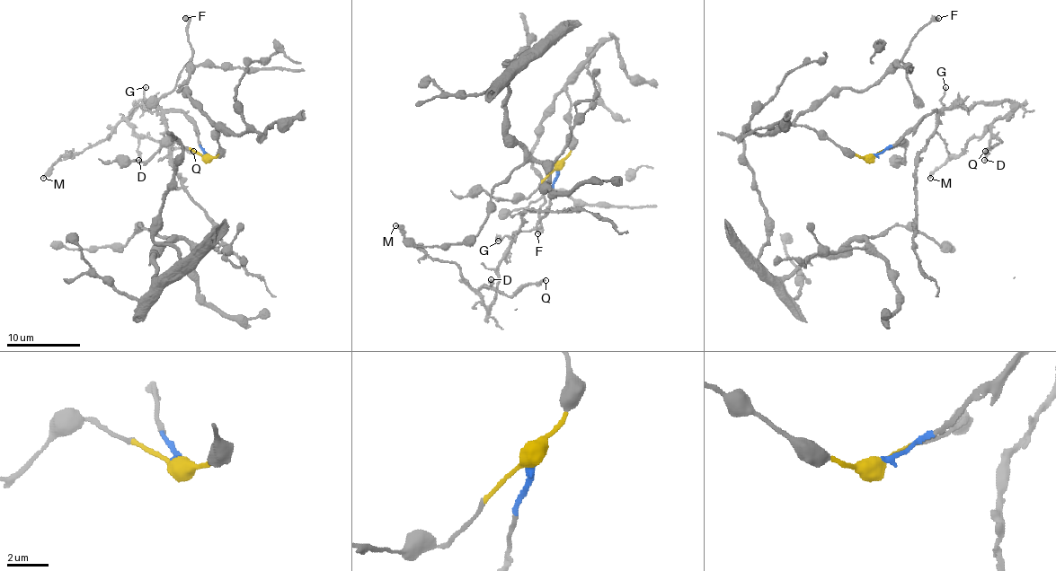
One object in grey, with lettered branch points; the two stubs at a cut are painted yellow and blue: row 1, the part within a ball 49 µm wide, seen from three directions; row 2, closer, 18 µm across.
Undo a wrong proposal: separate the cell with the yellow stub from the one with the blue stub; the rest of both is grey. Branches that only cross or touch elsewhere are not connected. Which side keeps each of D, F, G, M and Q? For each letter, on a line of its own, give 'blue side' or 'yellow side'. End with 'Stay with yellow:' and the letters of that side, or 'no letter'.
D: blue side
F: yellow side
G: blue side
M: blue side
Q: blue side
Stay with yellow: F

